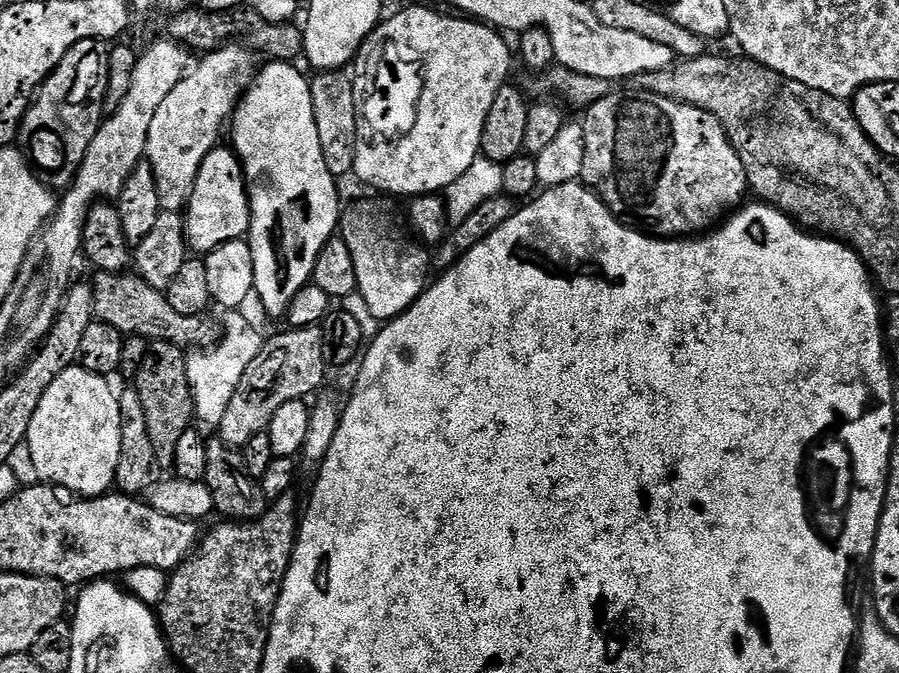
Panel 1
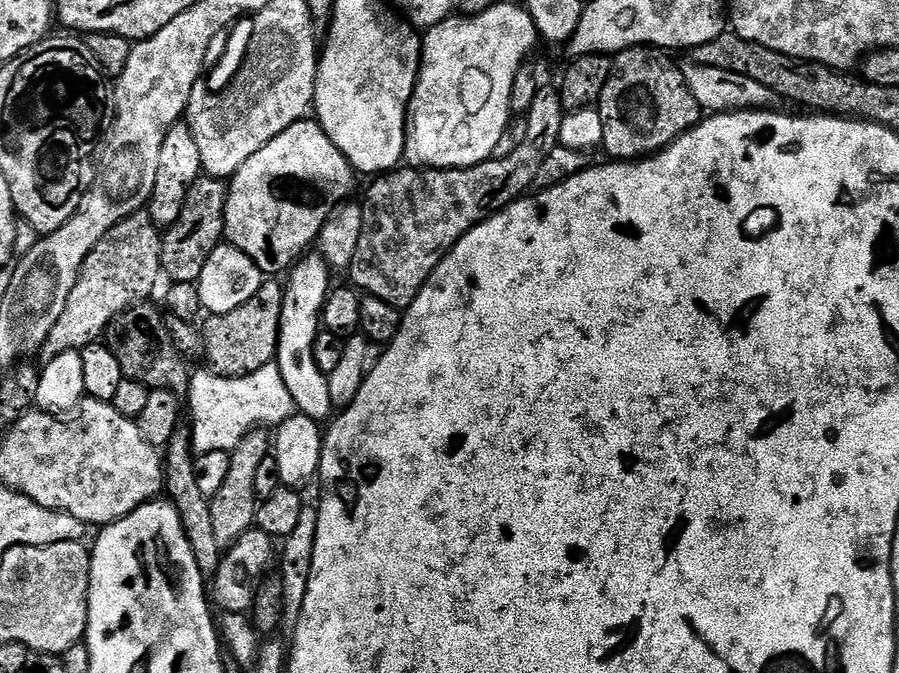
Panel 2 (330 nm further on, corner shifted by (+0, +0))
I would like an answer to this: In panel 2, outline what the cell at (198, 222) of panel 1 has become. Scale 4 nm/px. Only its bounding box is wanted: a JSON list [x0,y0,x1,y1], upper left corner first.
[224,118,358,278]

